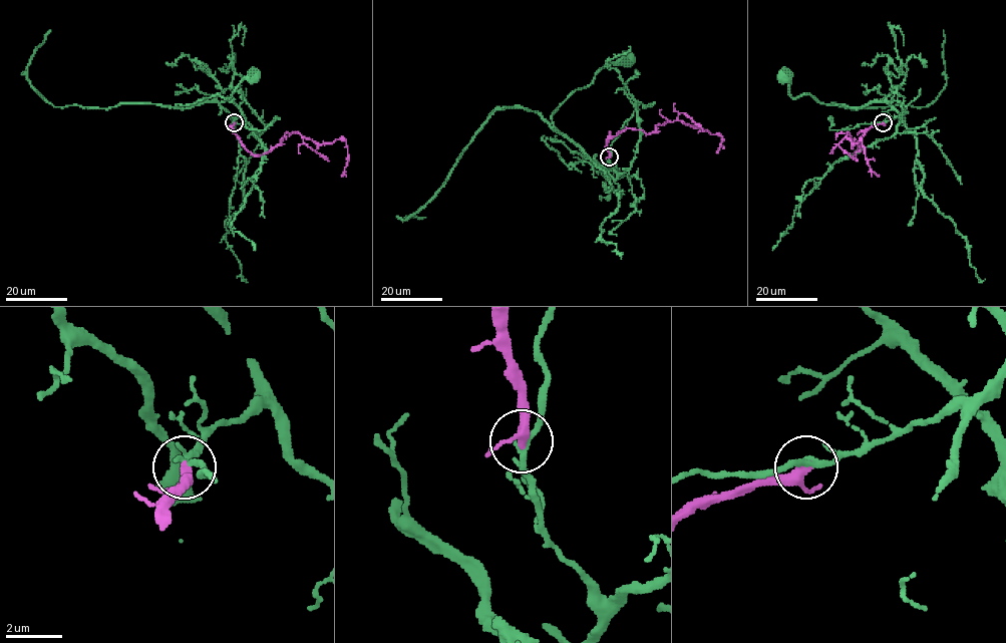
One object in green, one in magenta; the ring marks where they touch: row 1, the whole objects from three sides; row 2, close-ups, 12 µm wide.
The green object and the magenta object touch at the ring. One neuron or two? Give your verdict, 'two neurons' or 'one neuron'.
two neurons

